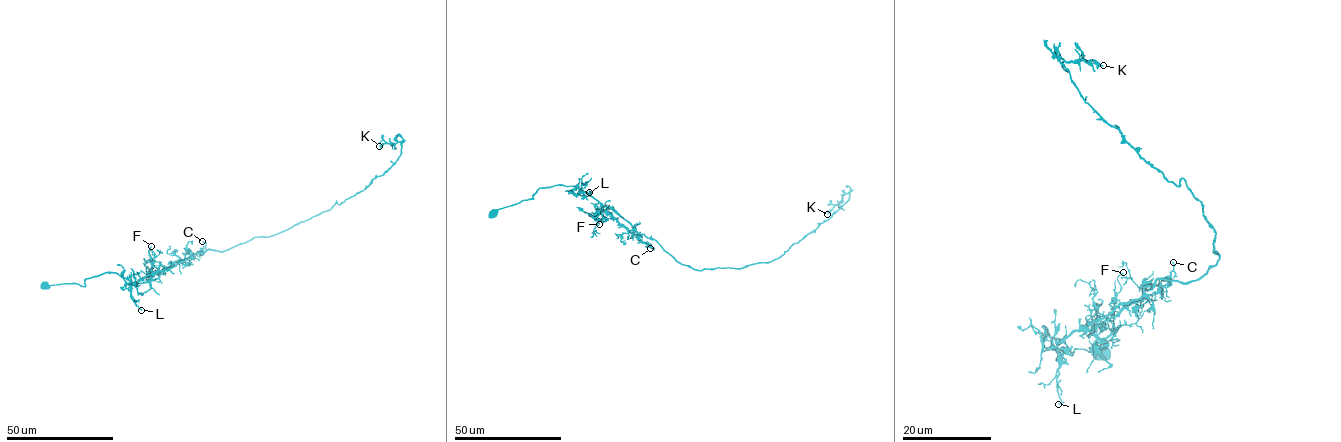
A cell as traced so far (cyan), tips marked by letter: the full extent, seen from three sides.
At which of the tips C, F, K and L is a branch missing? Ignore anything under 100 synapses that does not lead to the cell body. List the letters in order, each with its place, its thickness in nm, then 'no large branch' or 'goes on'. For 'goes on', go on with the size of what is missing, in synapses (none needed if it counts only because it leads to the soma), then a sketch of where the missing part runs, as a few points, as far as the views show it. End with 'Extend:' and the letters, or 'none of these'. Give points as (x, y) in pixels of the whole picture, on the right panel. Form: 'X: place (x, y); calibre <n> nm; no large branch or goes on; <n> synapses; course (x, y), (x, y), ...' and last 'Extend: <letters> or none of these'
C: place (1173, 262); calibre 170 nm; no large branch
F: place (1123, 272); calibre 120 nm; no large branch
K: place (1103, 65); calibre 220 nm; no large branch
L: place (1058, 404); calibre 160 nm; no large branch
Extend: none of these

